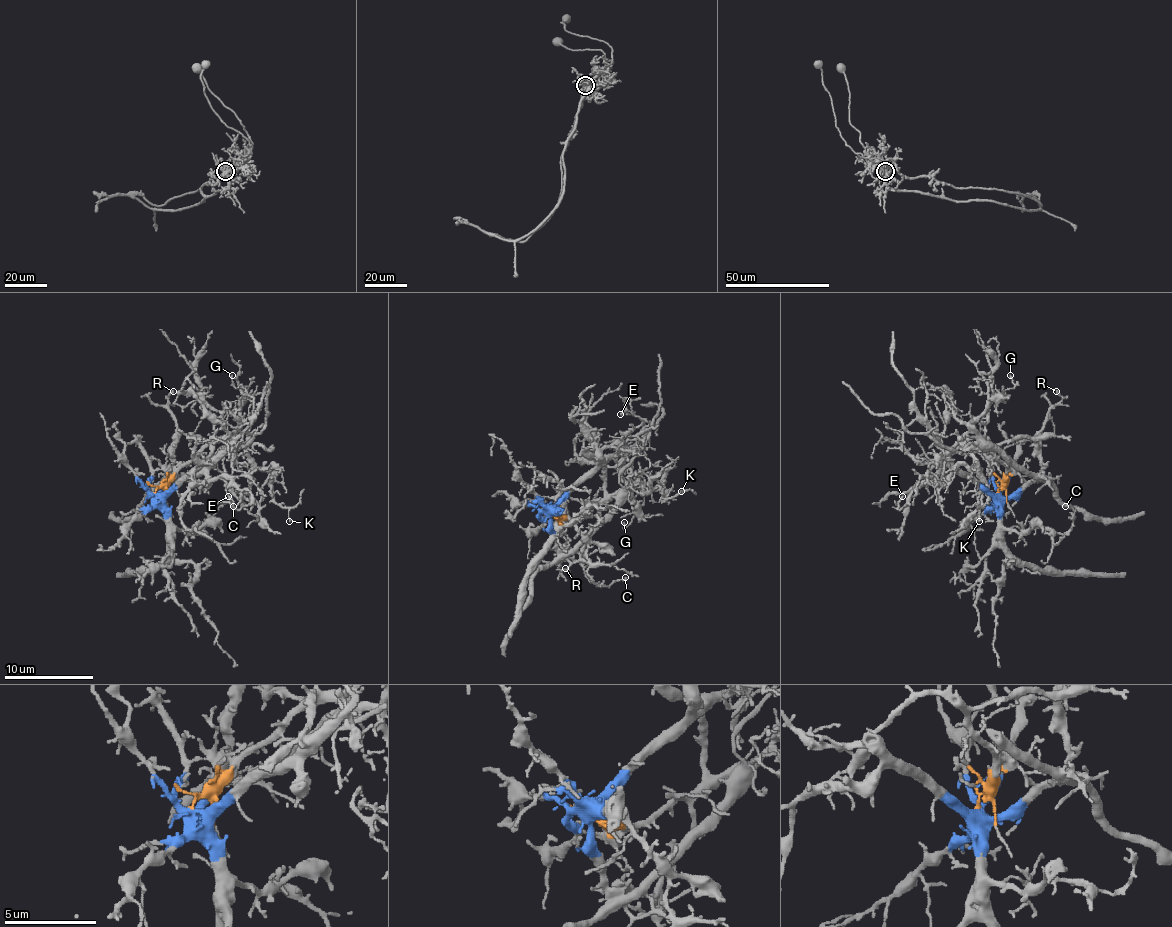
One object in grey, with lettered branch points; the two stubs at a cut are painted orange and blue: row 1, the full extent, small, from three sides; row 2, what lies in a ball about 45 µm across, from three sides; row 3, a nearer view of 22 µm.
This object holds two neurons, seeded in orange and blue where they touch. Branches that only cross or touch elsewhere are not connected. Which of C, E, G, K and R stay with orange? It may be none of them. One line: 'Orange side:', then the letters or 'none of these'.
Orange side: G, K

